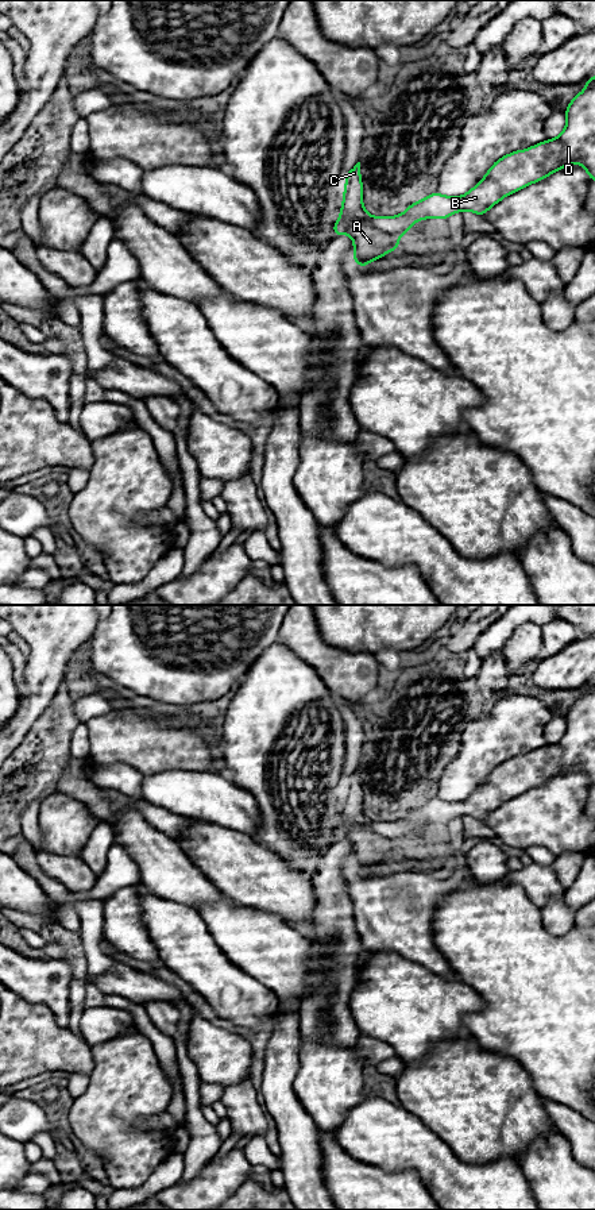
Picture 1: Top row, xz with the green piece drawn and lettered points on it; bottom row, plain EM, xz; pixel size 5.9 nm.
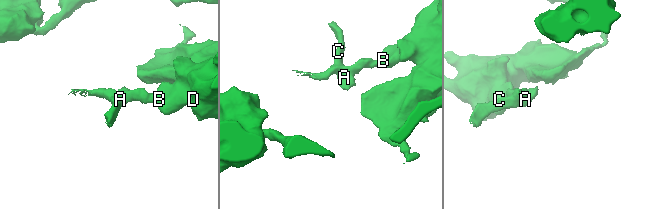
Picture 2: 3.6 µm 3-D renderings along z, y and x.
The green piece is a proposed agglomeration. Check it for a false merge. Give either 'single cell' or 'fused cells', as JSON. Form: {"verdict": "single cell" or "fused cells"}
{"verdict": "fused cells"}

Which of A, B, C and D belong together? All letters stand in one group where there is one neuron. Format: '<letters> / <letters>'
A C / B D

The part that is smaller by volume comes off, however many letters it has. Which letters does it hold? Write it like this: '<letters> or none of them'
A, C

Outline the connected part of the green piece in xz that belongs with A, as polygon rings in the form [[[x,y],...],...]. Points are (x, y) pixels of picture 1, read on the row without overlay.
[[[360,767],[345,779],[345,793],[340,821],[348,826],[347,839],[353,845],[353,868],[367,872],[374,864],[399,852],[398,843],[375,833],[363,812]]]

